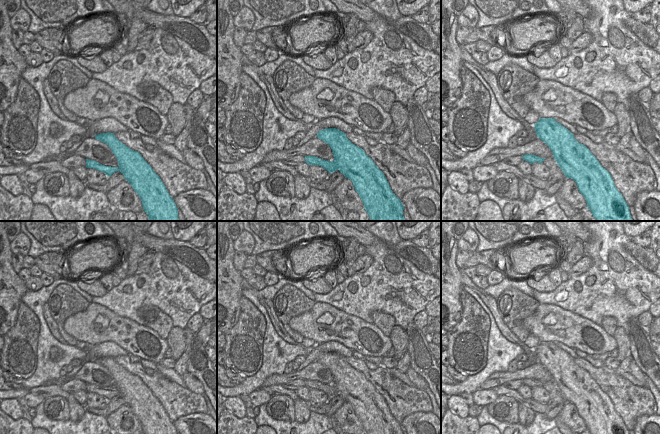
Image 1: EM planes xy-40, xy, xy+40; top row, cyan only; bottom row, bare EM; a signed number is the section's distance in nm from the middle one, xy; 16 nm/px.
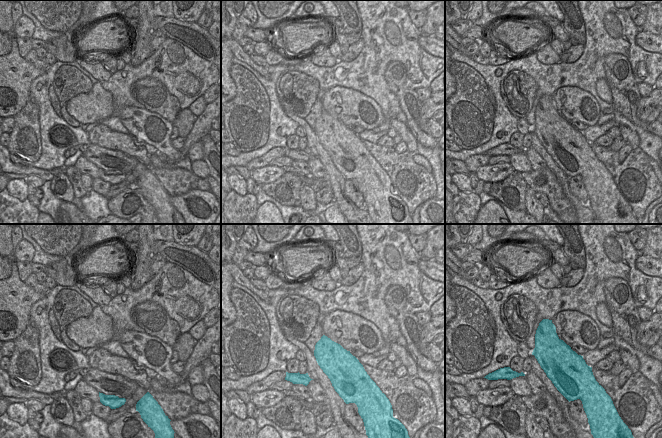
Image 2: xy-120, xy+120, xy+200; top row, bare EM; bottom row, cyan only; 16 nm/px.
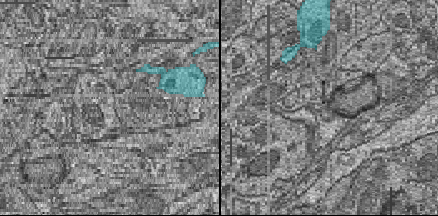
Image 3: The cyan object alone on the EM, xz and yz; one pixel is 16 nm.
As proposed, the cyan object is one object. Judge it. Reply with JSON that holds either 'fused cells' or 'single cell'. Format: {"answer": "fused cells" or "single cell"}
{"answer": "fused cells"}

